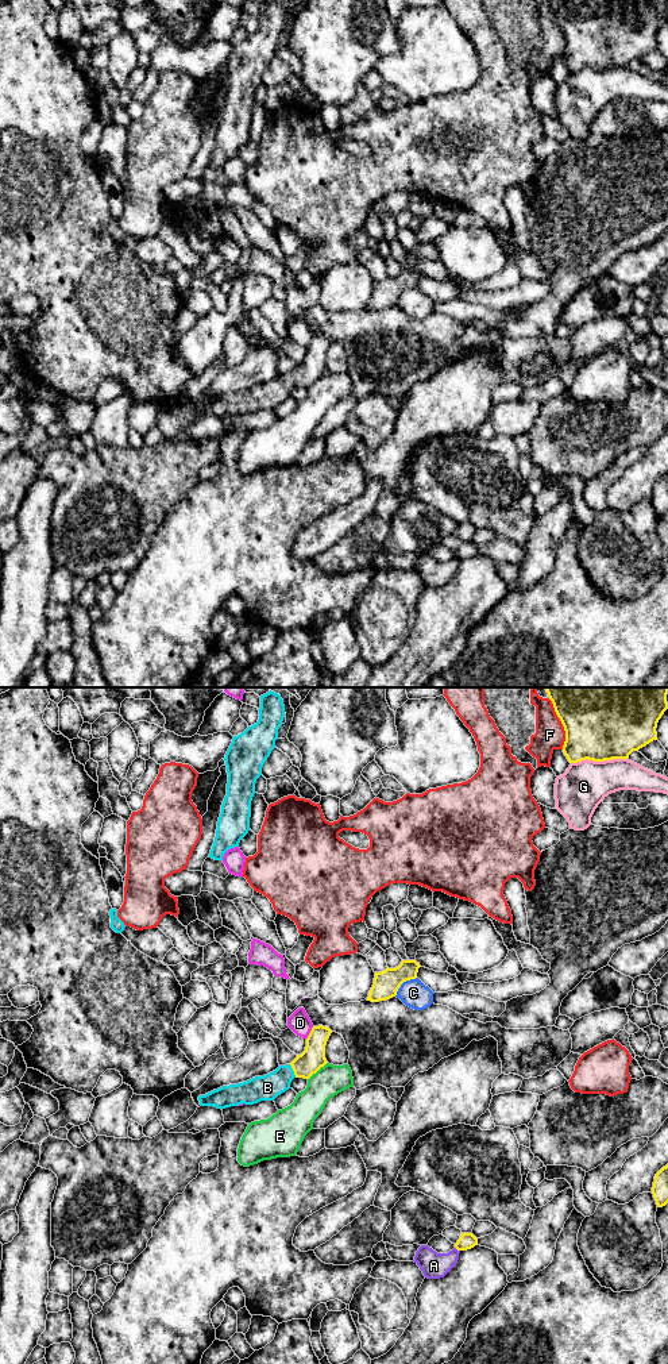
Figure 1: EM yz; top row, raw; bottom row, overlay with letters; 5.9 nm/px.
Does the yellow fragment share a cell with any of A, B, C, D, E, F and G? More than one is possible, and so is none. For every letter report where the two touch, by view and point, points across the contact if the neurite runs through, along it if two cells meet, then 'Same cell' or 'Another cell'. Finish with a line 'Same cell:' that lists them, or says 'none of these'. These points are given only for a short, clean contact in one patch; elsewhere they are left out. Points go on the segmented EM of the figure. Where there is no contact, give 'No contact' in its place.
A: Touches yellow at yz (458, 1249). Boundary: yz (455, 1247), (459, 1251). Another cell
B: Touches yellow at yz (293, 1070). Path across: yz (312, 1059), (293, 1070), (267, 1087). Same cell
C: Touches yellow at yz (402, 982). Another cell
D: Touches yellow at yz (309, 1033). Boundary: yz (313, 1027), (307, 1039). Another cell
E: Touches yellow at yz (317, 1070). Boundary: yz (327, 1062), (308, 1079). Another cell
F: Touches yellow at yz (562, 723). Another cell
G: Touches yellow at yz (598, 761). Another cell
Same cell: B

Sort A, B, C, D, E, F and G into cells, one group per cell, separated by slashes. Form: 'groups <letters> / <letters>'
groups A / B / C / D / E / F / G

